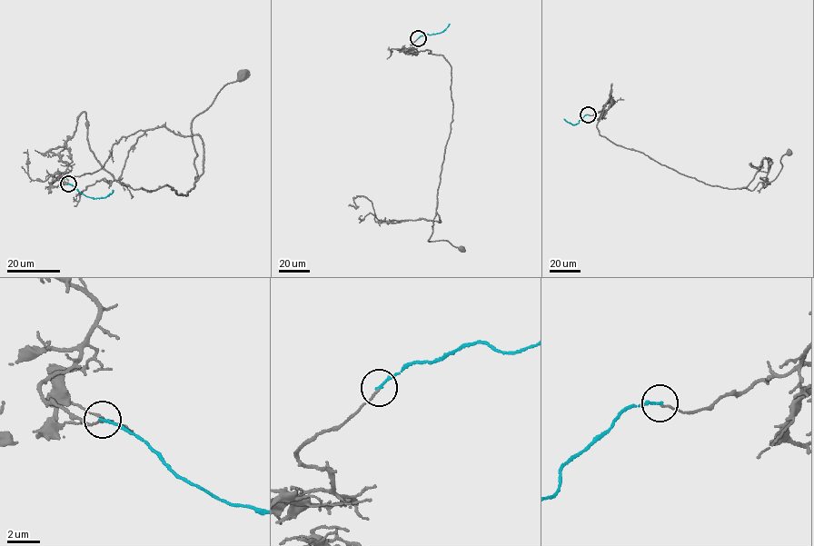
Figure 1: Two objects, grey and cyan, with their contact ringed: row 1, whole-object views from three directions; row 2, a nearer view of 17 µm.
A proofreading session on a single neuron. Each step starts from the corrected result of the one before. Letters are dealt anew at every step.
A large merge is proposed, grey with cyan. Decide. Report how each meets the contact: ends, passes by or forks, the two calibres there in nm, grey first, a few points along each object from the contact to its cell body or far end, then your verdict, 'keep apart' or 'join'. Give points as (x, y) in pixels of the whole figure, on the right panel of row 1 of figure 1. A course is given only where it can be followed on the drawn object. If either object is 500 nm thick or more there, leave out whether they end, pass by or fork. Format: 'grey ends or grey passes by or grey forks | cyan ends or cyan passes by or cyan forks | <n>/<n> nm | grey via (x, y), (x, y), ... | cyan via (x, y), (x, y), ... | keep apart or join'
grey ends | cyan ends | 110/170 nm | grey via (588, 114), (613, 100), (611, 84), (596, 126), (600, 135), (722, 187), (751, 191), (769, 183), (789, 152) | cyan via (588, 114), (576, 124), (563, 119) | keep apart

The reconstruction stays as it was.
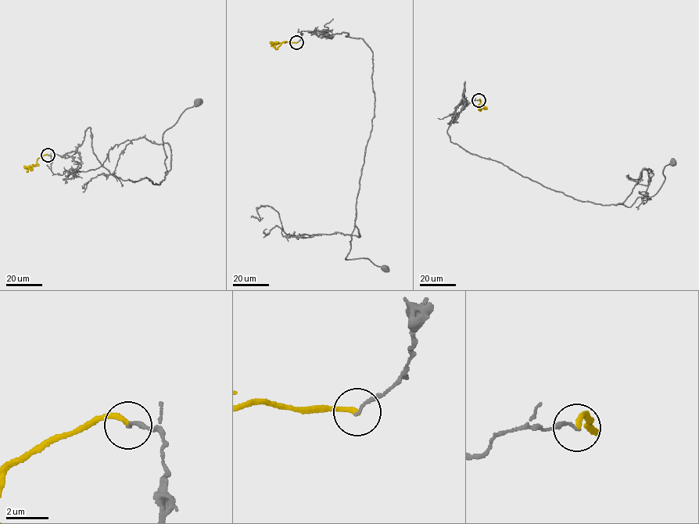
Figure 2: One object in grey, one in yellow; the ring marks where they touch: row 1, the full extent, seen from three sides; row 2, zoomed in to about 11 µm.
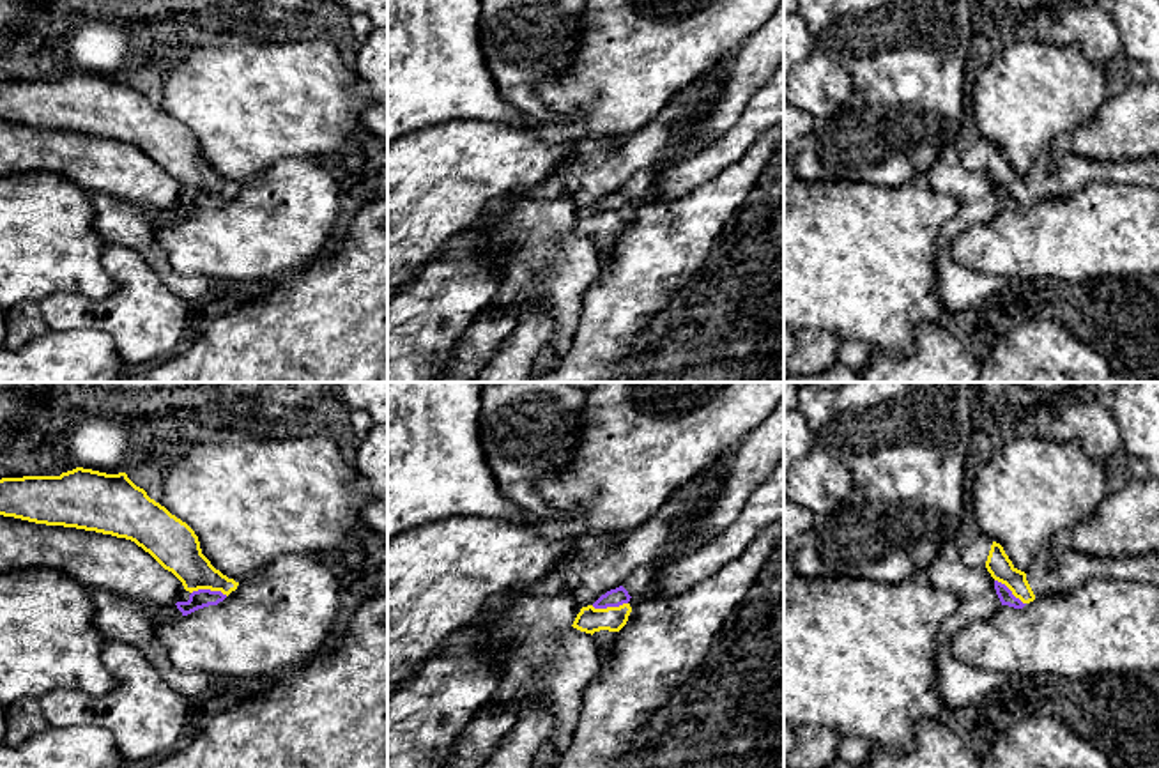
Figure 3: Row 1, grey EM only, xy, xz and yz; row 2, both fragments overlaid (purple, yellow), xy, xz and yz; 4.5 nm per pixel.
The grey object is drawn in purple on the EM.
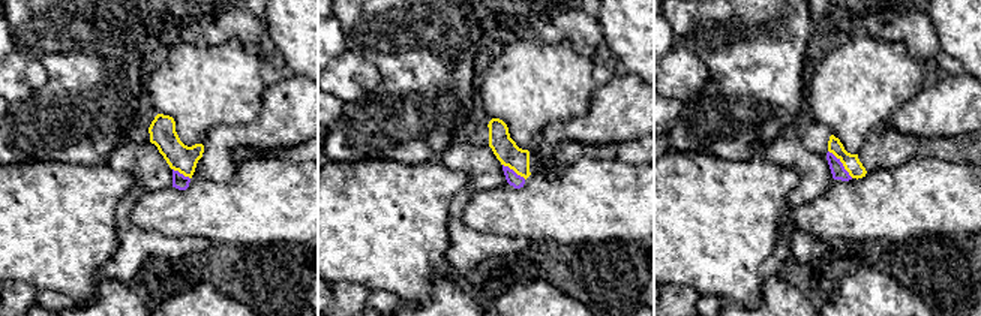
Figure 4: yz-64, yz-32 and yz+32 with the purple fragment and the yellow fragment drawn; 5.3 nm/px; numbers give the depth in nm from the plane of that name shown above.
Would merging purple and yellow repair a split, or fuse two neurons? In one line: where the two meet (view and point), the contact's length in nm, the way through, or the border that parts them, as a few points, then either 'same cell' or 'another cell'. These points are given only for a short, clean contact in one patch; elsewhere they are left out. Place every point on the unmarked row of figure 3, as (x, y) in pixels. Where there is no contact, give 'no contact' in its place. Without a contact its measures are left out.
contact xy (209, 193); length 170 nm; border xy (191, 195), (220, 193), (227, 199); another cell

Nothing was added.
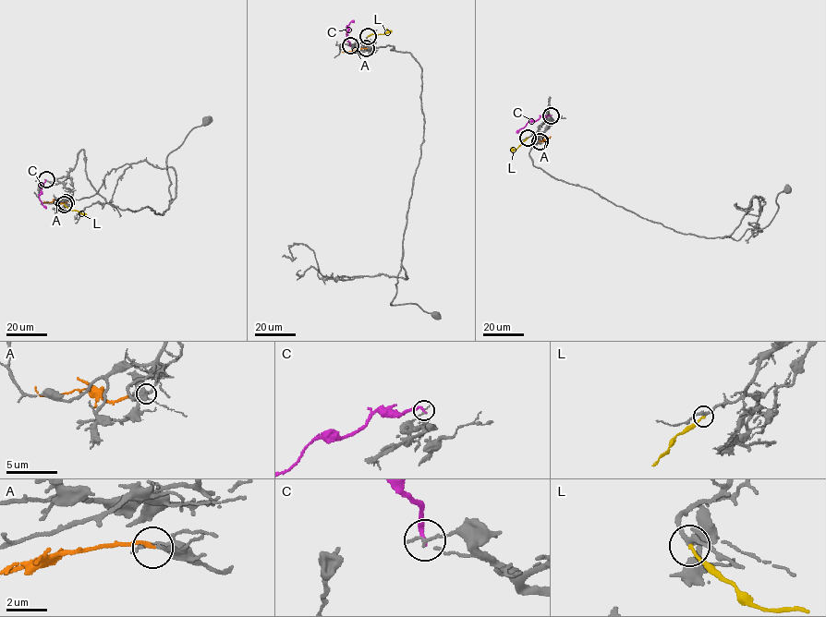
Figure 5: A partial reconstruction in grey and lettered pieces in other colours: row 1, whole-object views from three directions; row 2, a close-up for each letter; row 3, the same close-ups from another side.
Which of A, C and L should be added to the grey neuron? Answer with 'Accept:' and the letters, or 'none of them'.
Accept: A

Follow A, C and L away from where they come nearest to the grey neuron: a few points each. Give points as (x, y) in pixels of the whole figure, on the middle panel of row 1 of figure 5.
A: (366, 49), (342, 52)
C: (350, 45), (346, 26), (354, 20)
L: (367, 36), (392, 30)

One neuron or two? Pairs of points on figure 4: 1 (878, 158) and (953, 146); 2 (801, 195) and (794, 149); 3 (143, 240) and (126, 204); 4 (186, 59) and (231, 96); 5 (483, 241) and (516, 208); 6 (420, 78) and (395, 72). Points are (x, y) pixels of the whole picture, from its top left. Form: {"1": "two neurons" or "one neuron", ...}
{"1": "one neuron", "2": "one neuron", "3": "one neuron", "4": "one neuron", "5": "two neurons", "6": "one neuron"}

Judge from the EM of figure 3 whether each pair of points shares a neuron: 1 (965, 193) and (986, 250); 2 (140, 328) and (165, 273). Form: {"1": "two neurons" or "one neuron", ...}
{"1": "two neurons", "2": "two neurons"}

